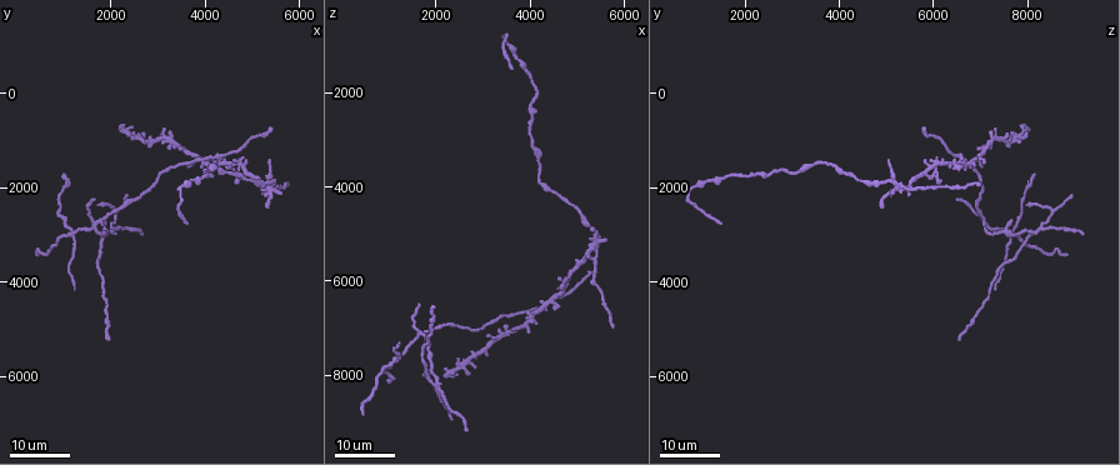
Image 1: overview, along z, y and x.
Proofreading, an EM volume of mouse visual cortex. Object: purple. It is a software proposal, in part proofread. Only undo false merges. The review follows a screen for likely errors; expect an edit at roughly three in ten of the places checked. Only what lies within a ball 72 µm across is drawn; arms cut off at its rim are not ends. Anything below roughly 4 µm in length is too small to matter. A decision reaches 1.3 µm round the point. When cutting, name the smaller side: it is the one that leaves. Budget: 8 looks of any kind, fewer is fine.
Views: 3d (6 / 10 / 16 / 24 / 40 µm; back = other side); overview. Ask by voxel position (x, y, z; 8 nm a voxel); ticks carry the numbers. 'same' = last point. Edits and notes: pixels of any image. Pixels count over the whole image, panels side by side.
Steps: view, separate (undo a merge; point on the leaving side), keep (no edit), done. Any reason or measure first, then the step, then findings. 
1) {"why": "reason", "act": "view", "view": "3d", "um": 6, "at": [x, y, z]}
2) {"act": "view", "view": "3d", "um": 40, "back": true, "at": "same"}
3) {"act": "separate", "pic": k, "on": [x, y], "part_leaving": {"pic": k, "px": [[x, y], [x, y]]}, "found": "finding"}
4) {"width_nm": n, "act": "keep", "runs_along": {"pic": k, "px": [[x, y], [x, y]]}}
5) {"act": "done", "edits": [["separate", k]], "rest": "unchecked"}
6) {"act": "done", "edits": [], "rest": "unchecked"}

{"why": "sudden change in width", "act": "view", "view": "3d", "um": 24, "at": [3350, 1550, 6800]}

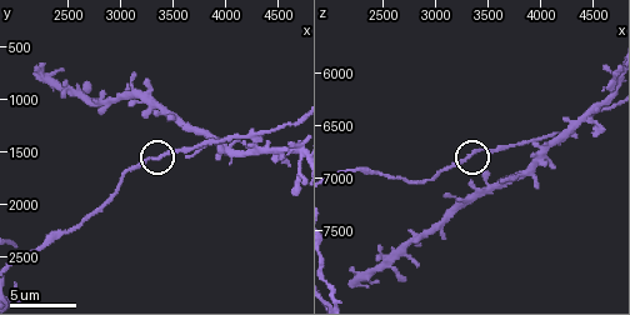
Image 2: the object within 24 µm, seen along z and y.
{"why": "closer look", "act": "view", "view": "3d", "um": 10, "at": [3320, 1560, 6820]}

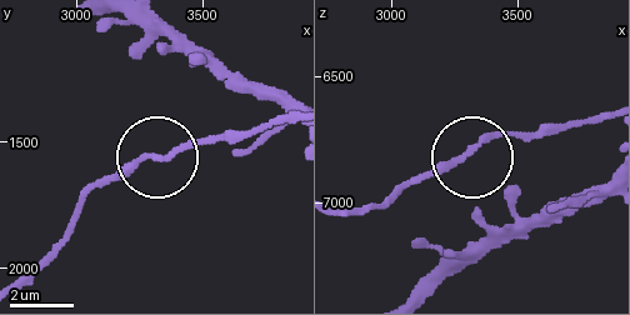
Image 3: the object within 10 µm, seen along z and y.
{"act": "keep", "runs_along": {"pic": 3, "px": [[293, 118], [179, 144], [123, 169], [78, 203]]}, "found": "one neuron here"}

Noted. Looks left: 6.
{"why": "four or more arms meet", "act": "view", "view": "3d", "um": 24, "at": [4200, 1350, 6600]}

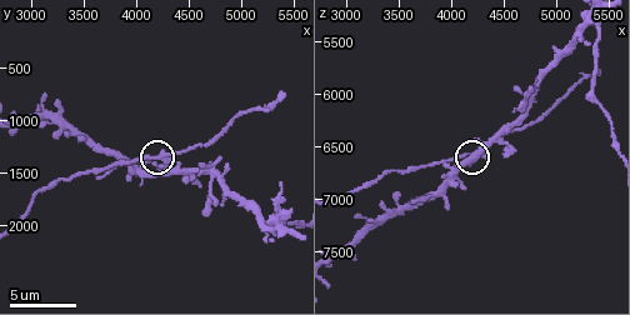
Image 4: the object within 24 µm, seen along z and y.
{"act": "view", "view": "3d", "um": 6, "at": "same"}

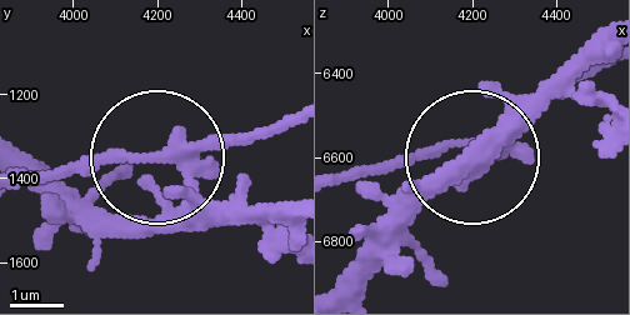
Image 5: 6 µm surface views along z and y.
{"act": "keep", "runs_along": {"pic": 5, "px": [[281, 219], [228, 215], [169, 156], [264, 130]]}, "found": "all the same neuron"}

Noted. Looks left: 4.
{"why": "four or more arms meet", "act": "view", "view": "3d", "um": 24, "at": [1600, 2800, 7100]}

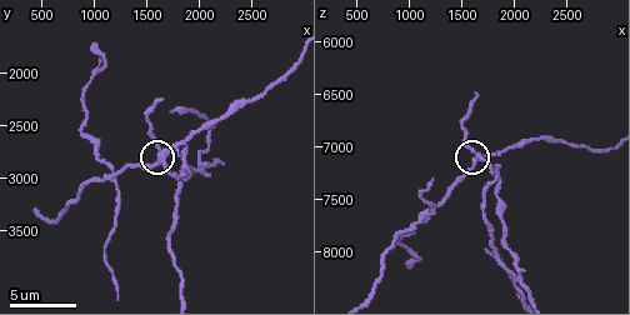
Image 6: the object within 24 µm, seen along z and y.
{"act": "view", "view": "3d", "um": 10, "at": [1680, 2820, 7080]}

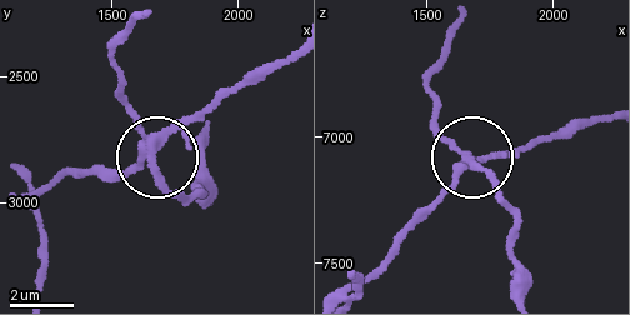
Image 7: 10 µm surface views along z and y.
{"why": "other side", "act": "view", "view": "3d", "um": 10, "back": true, "at": [1650, 2840, 7100]}

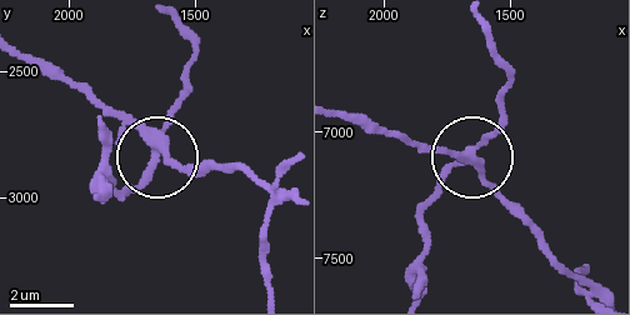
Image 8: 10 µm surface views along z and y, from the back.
{"act": "separate", "pic": 8, "on": [180, 103], "found": "a second neuron is stuck on"}

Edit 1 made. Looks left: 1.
{"why": "four-way junction", "act": "view", "view": "3d", "um": 10, "at": [1180, 2960, 7680]}

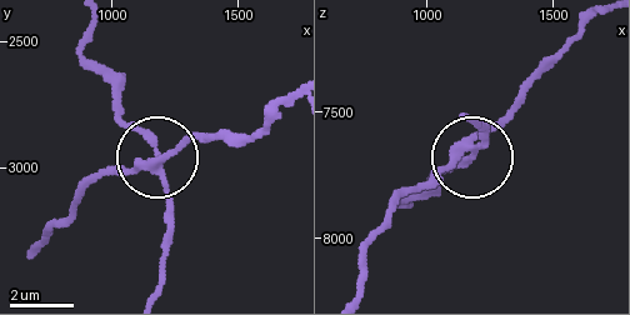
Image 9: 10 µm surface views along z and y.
{"arms": 4, "act": "separate", "pic": 9, "on": [168, 230], "found": "a second neuron is stuck on"}

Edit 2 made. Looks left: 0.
{"act": "done", "edits": [["separate", 8], ["separate", 9]], "rest": "unchecked"}

